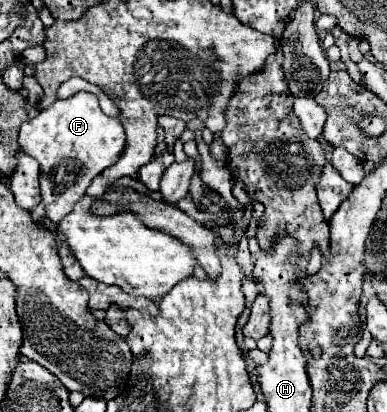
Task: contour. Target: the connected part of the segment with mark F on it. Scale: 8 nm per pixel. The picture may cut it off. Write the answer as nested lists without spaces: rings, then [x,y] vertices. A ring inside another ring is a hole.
[[[78,91],[68,99],[56,99],[52,107],[46,107],[36,117],[24,121],[18,133],[18,145],[24,153],[38,159],[46,175],[52,173],[64,159],[78,161],[80,169],[88,171],[90,185],[96,175],[100,175],[106,167],[118,161],[126,145],[126,135],[122,123],[116,117],[108,117],[102,113],[98,97],[94,93]],[[46,161],[52,161],[52,165],[48,167]]]

